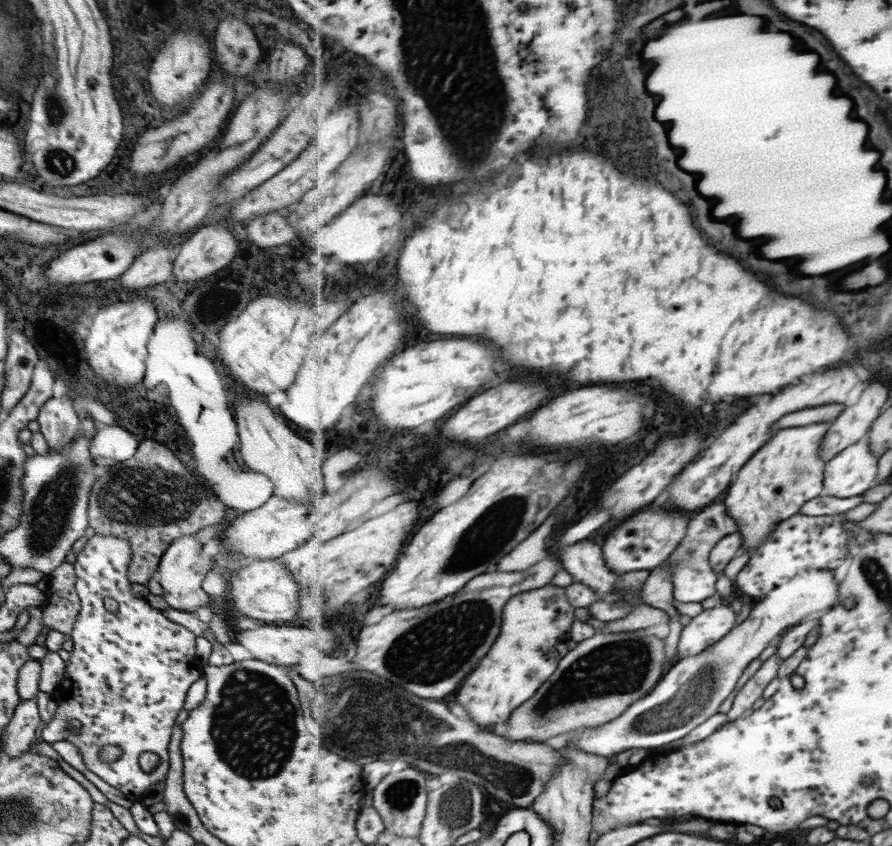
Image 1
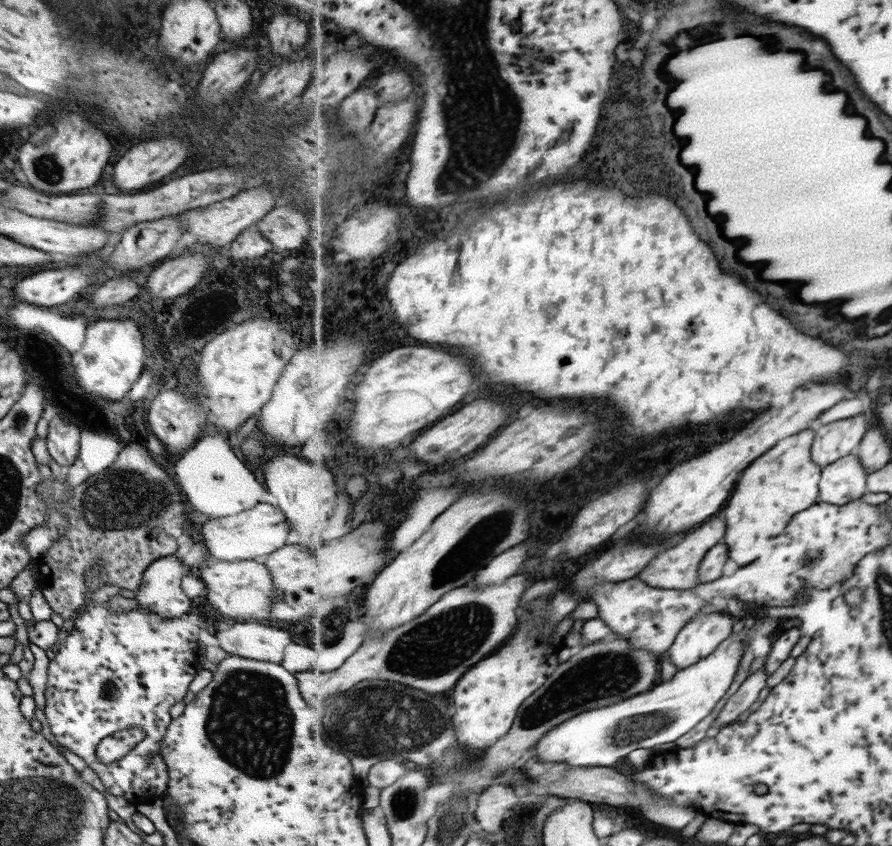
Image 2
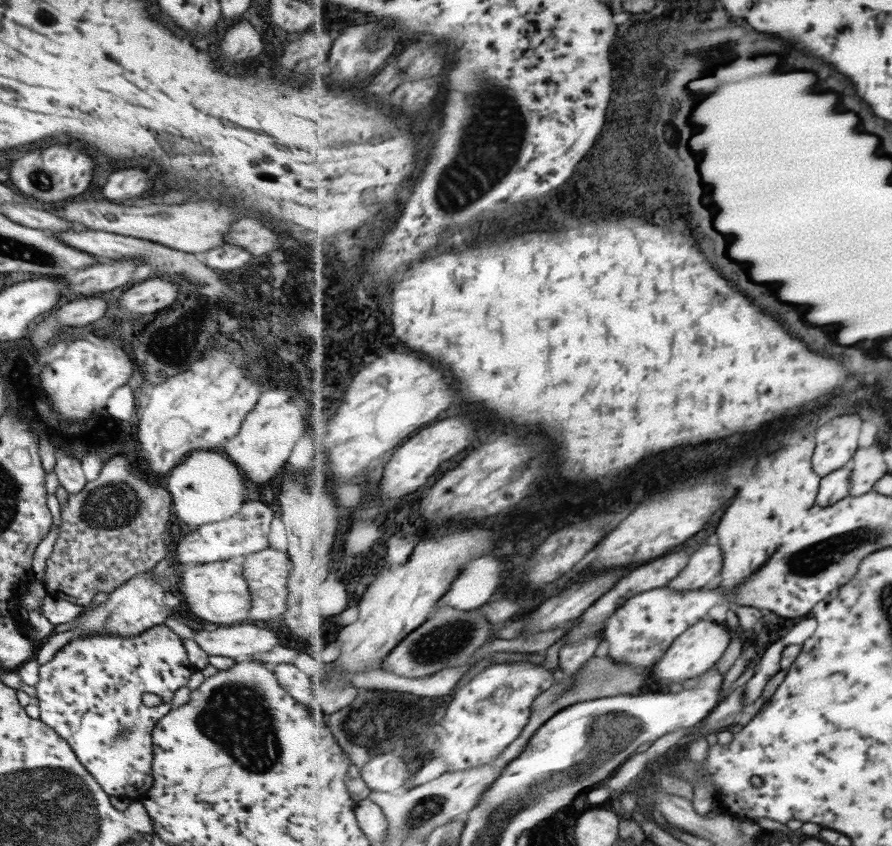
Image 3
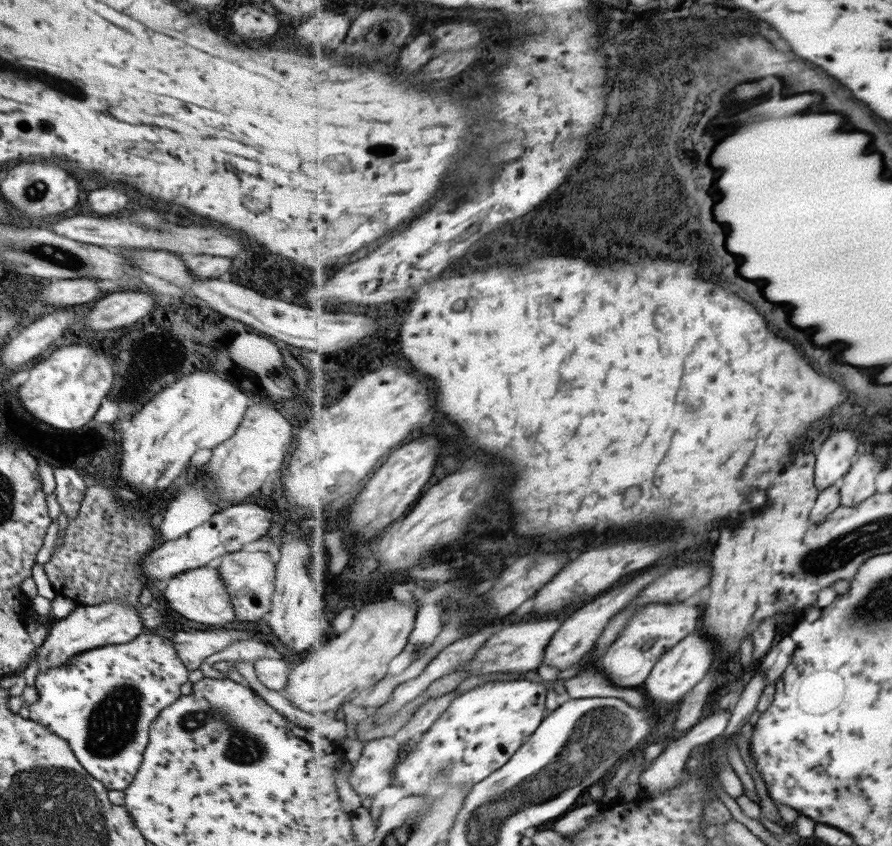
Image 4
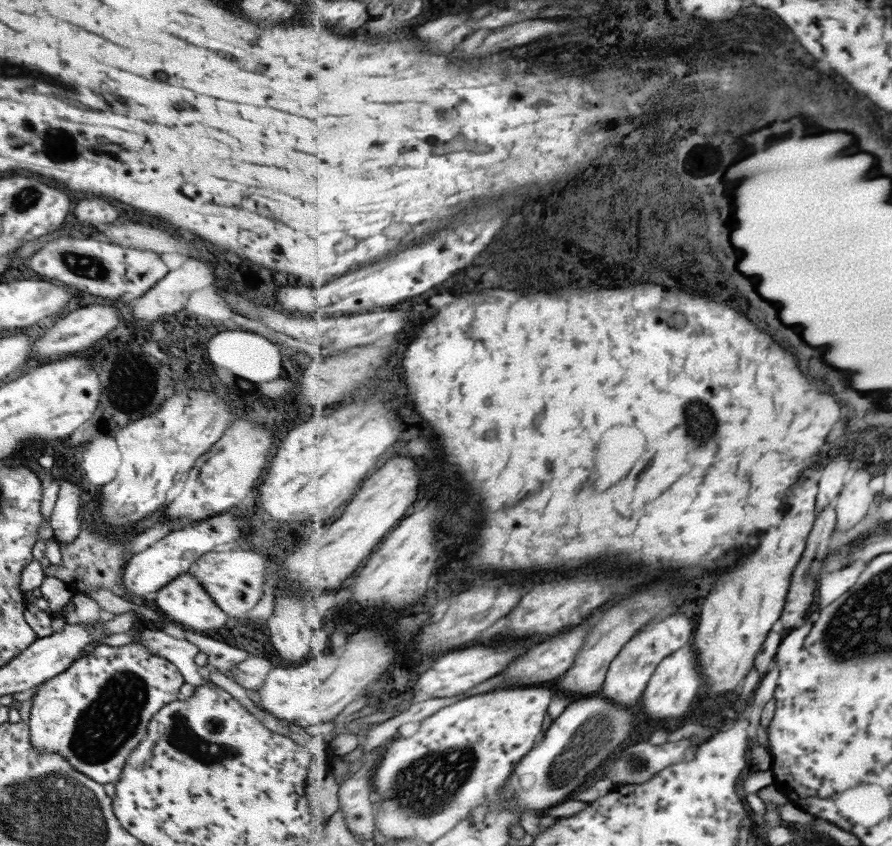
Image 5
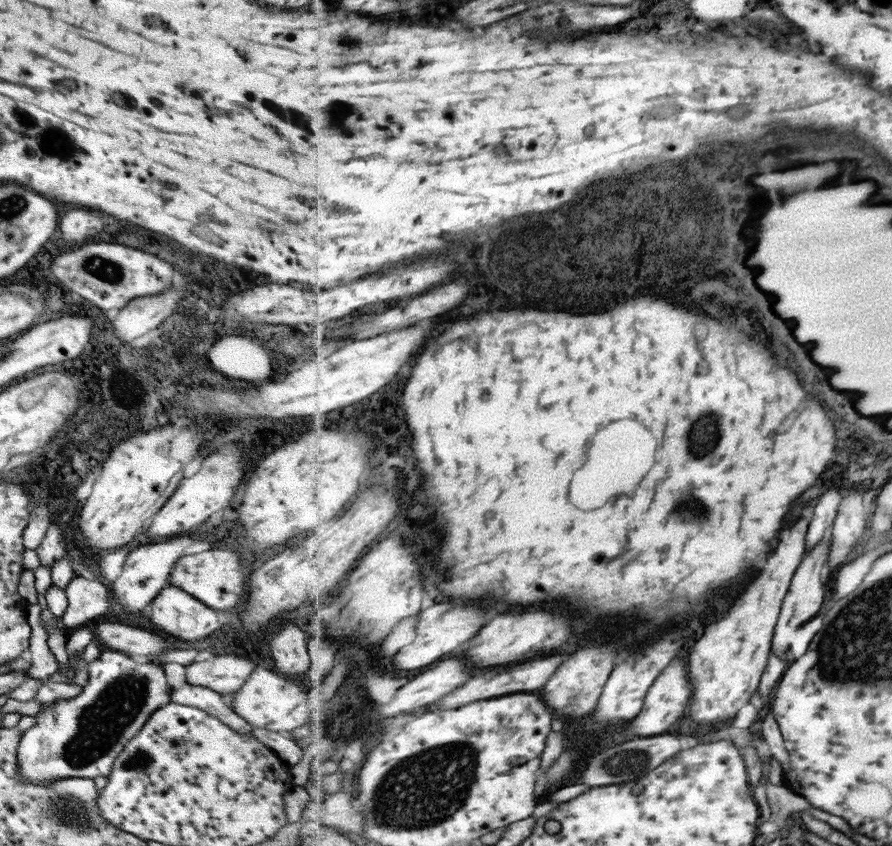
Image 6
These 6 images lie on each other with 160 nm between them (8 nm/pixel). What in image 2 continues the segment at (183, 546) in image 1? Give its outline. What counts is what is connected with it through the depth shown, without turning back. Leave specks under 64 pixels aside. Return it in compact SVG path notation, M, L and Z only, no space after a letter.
M174 555L154 560L144 570L135 600L142 612L155 613L166 619L177 618L189 612L191 599L181 590L185 566Z

